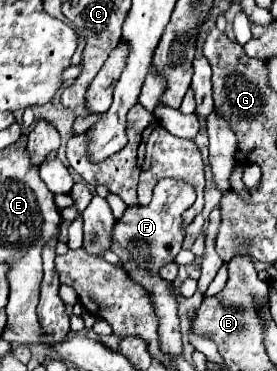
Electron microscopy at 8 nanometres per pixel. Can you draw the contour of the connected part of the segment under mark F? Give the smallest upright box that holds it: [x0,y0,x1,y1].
[112,179,196,355]

